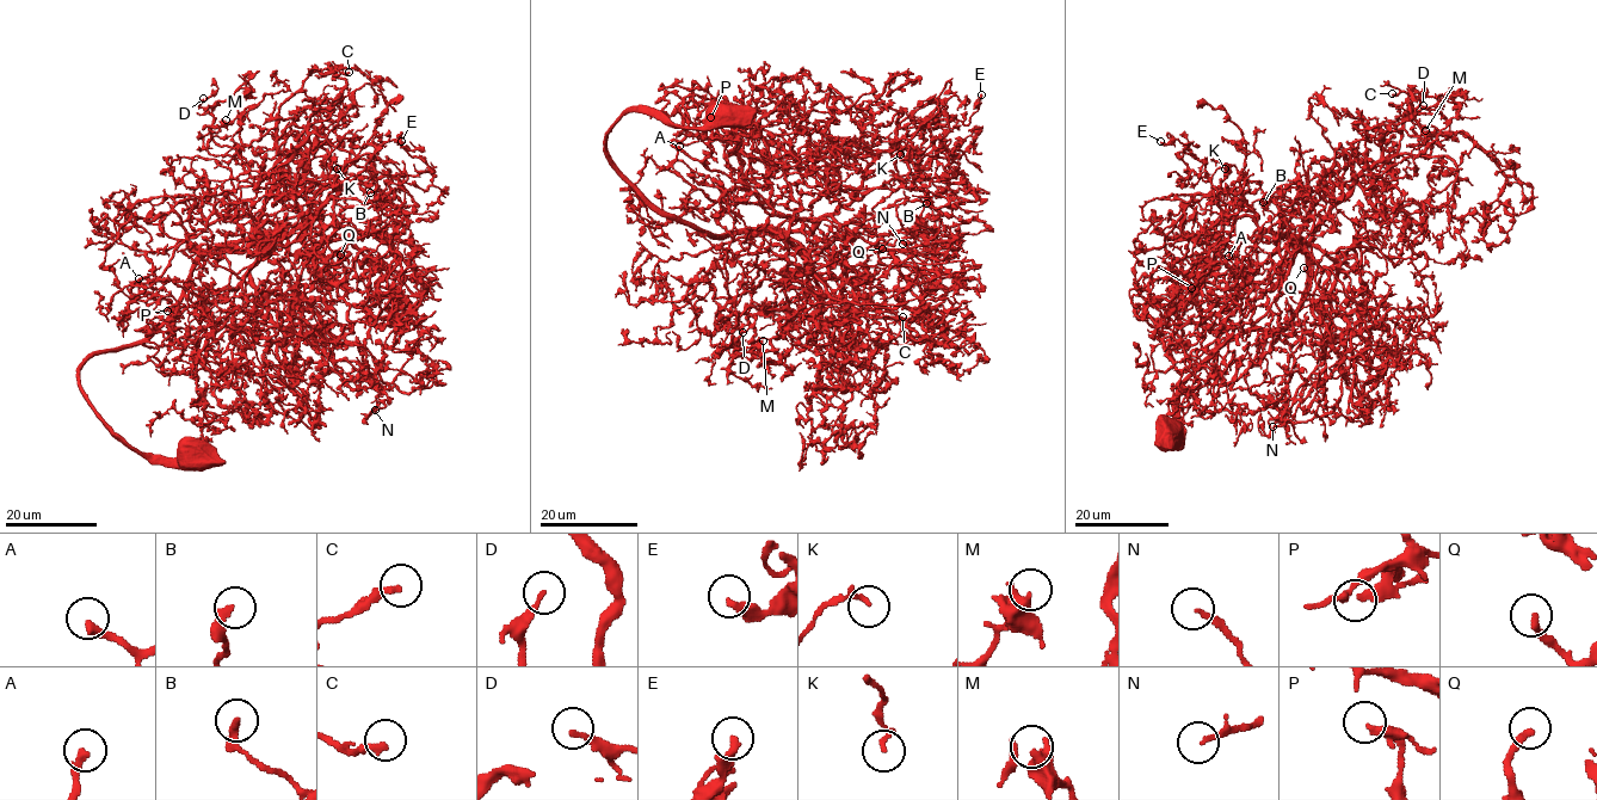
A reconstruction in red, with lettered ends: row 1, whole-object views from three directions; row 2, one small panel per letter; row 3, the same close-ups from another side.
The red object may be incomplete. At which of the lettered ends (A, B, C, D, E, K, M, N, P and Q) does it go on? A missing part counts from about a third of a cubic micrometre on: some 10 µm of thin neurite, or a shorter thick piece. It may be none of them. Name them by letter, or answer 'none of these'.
A, C, N, Q

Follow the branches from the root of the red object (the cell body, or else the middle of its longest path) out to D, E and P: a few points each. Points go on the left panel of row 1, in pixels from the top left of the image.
D: (195, 461), (133, 450), (79, 380), (145, 339), (207, 254), (246, 247), (273, 182), (214, 141), (203, 98)
E: (195, 461), (133, 450), (85, 397), (82, 364), (145, 339), (207, 254), (301, 227), (349, 162), (401, 141)
P: (195, 461), (133, 450), (80, 369), (145, 339), (207, 254), (270, 238), (234, 288), (136, 331), (167, 311)

